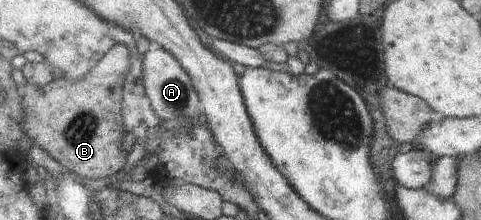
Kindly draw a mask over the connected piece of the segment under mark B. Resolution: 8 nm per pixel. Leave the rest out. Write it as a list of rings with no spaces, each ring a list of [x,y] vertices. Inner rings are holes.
[[[119,44],[87,77],[77,82],[56,78],[45,86],[26,83],[23,93],[27,106],[27,136],[79,177],[97,180],[121,172],[129,153],[123,148],[128,137],[123,124],[123,93],[125,76],[131,70],[131,64],[129,47]]]

